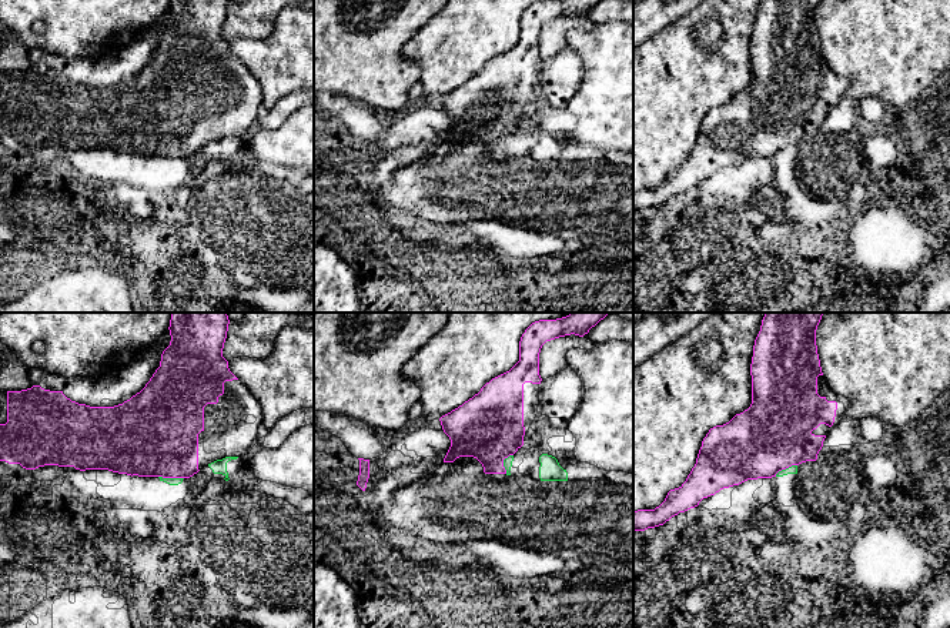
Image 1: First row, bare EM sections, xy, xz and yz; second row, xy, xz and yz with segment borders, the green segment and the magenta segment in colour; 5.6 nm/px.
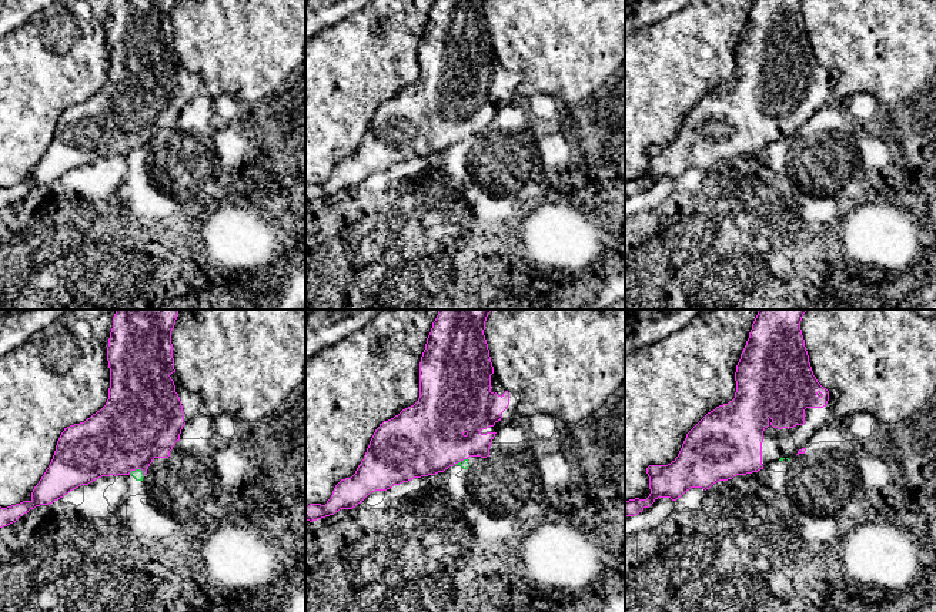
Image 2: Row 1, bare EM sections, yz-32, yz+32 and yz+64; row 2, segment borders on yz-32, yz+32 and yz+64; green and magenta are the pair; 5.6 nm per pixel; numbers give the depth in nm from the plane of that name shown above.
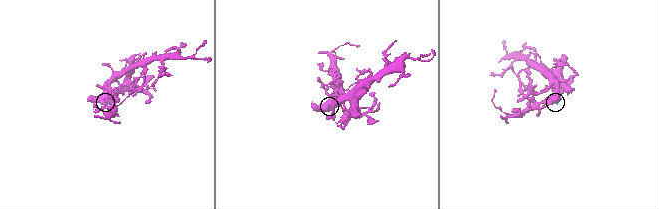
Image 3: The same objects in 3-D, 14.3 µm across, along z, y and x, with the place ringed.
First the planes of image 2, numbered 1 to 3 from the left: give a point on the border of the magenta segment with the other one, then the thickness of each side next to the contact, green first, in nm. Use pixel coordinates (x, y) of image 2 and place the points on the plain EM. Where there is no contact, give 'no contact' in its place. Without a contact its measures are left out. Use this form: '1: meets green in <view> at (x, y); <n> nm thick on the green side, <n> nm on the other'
1: meets green in yz-32 at (136, 150); 60 nm thick on the green side, 420 nm on the other
2: meets green in yz+32 at (461, 141); 50 nm thick on the green side, 400 nm on the other
3: no contact

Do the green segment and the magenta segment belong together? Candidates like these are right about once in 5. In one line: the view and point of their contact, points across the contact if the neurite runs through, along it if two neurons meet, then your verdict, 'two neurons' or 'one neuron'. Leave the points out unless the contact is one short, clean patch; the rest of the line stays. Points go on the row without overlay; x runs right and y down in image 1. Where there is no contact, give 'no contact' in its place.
contact xy (171, 159); one neuron

